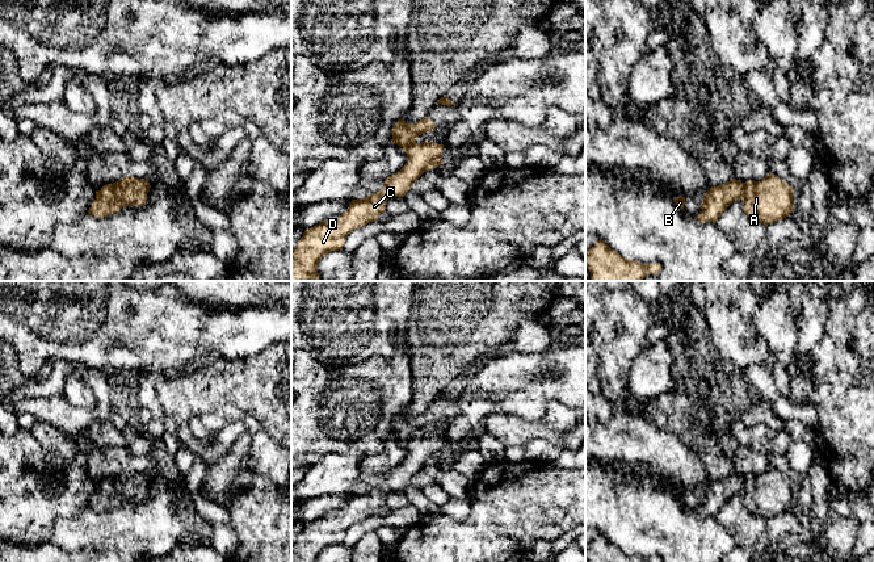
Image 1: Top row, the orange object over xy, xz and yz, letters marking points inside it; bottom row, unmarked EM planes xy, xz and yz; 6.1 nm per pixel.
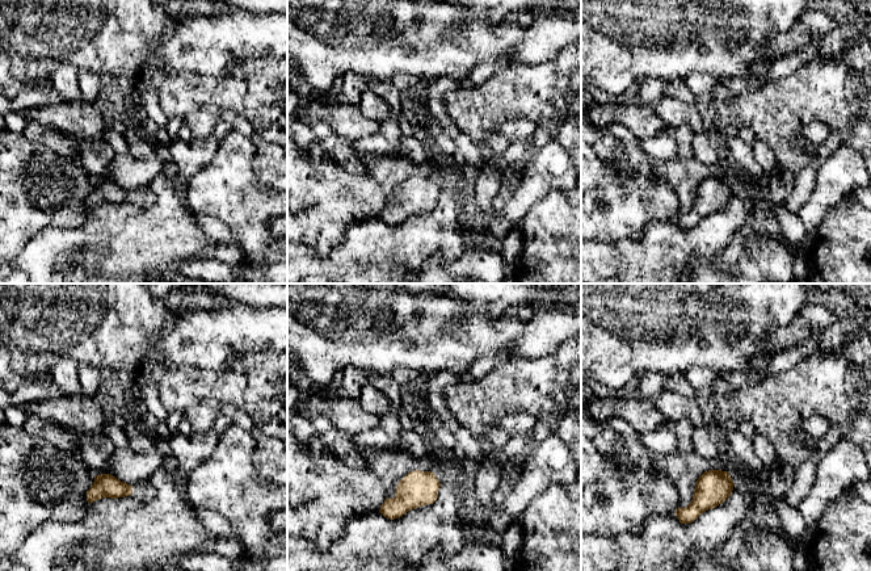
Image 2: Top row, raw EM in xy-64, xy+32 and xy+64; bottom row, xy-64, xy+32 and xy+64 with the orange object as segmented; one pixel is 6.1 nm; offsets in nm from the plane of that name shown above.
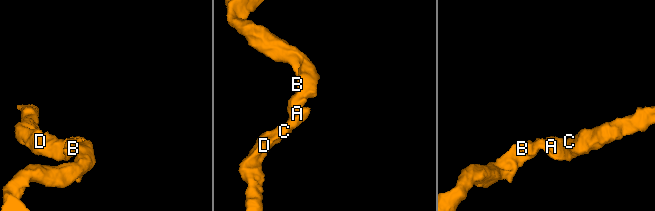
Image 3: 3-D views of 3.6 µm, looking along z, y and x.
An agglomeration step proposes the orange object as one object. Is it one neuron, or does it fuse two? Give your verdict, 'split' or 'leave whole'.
leave whole

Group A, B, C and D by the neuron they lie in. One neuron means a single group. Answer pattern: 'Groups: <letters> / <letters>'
Groups: A B C D

